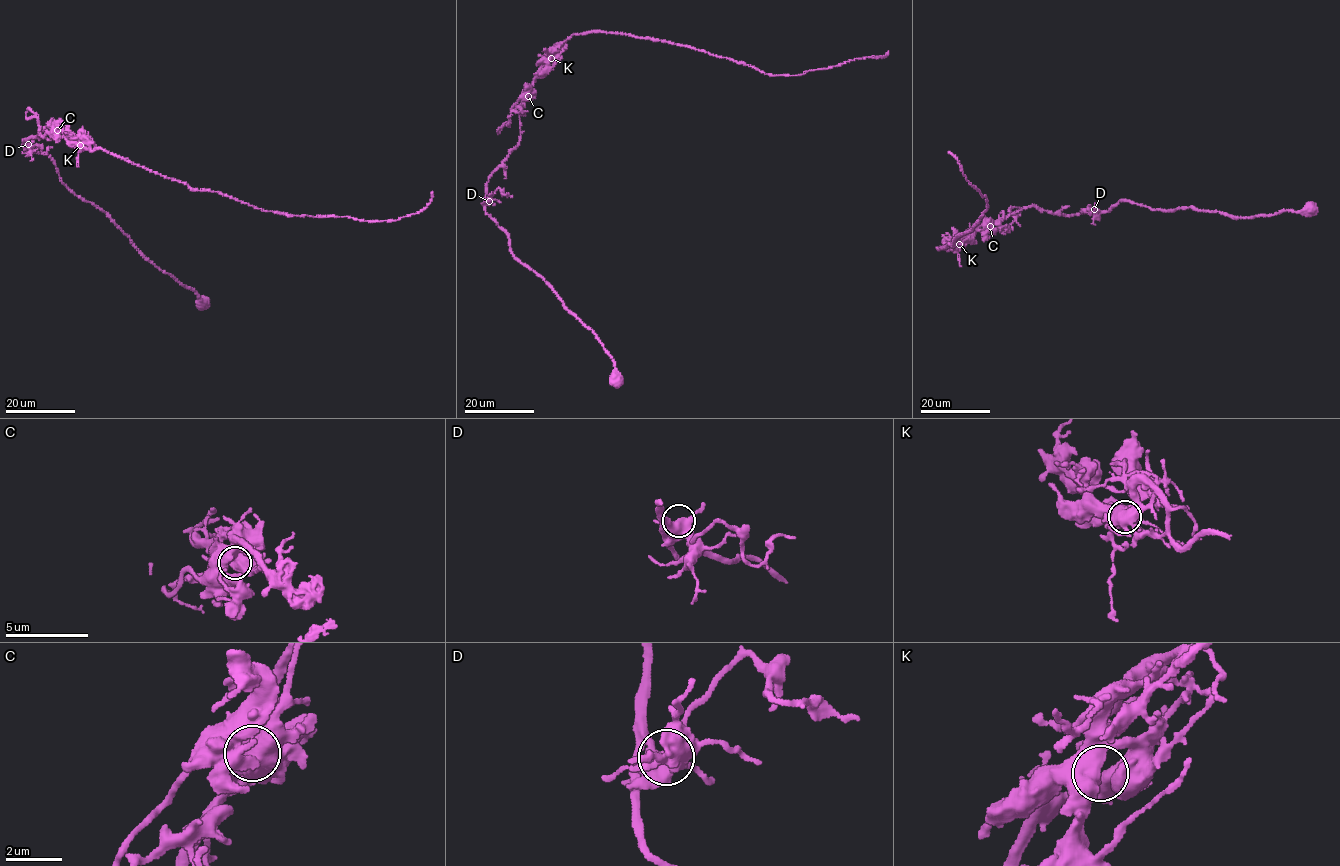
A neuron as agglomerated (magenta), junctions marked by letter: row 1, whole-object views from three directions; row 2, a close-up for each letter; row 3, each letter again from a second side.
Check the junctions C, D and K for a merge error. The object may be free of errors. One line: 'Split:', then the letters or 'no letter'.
Split: C

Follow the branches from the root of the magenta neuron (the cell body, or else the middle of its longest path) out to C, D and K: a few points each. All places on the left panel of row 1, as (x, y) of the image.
C: (203, 303), (146, 258), (106, 212), (70, 190), (50, 157), (27, 151), (23, 140), (49, 122), (57, 130)
D: (203, 303), (195, 290), (146, 258), (106, 212), (70, 190), (50, 157), (28, 152), (28, 144)
K: (203, 303), (146, 258), (106, 212), (70, 190), (50, 157), (28, 152), (23, 140), (50, 122), (80, 145)

